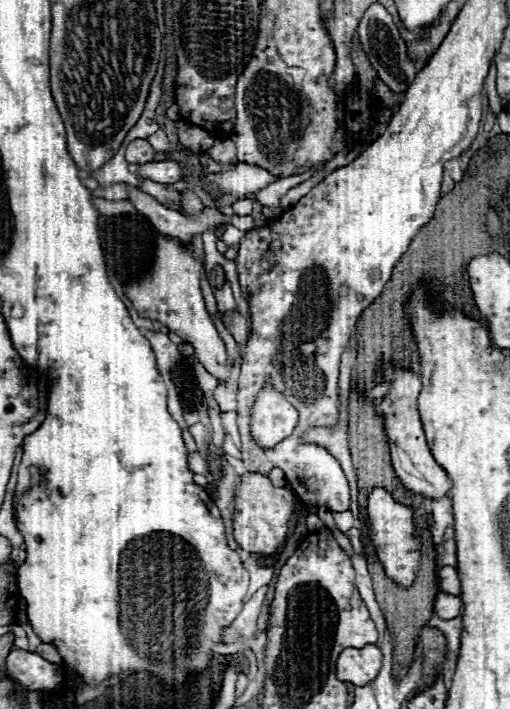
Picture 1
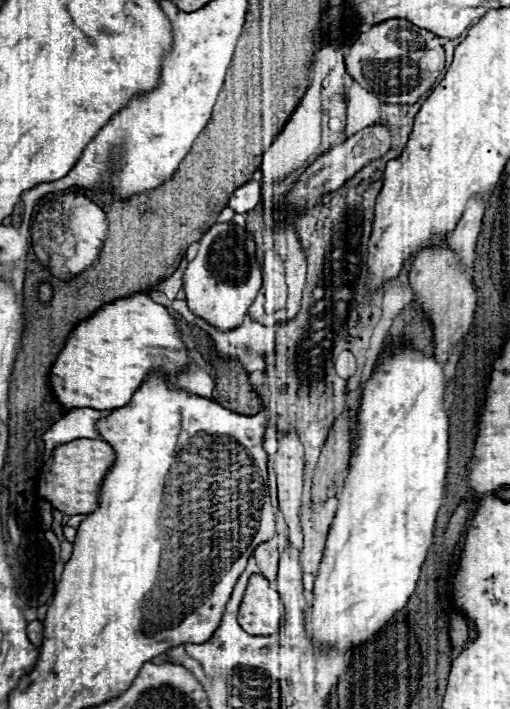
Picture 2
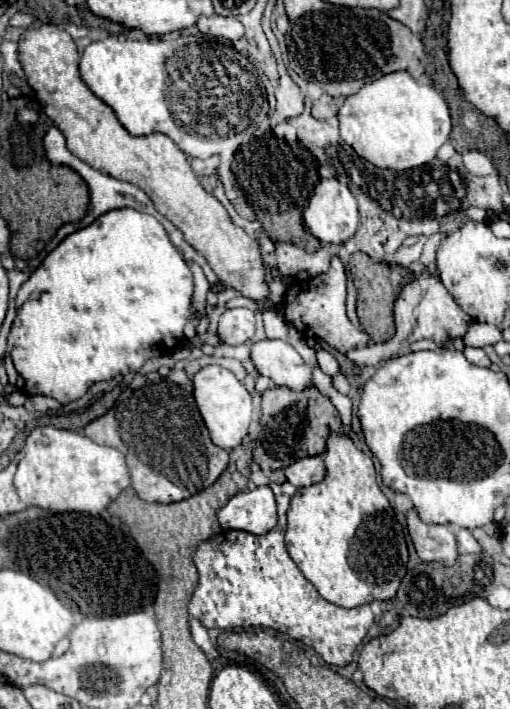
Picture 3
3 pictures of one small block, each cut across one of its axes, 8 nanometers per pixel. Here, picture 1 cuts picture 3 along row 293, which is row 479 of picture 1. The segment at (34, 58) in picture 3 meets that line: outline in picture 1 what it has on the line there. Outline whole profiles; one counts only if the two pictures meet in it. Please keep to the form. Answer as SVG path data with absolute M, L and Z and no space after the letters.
M244 472L234 488L234 540L246 552L256 552L262 556L277 553L286 541L288 520L292 514L294 494L290 488L276 488L266 476Z

